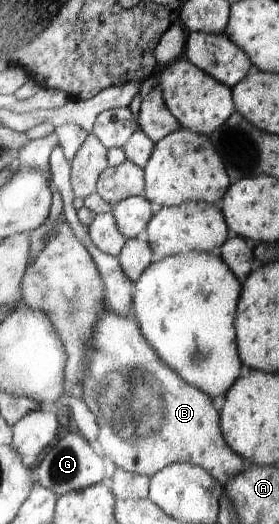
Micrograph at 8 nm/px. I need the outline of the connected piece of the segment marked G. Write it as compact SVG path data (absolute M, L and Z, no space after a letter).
M67 433L47 451L34 470L34 480L45 489L50 489L57 497L68 491L85 489L97 483L107 482L105 471L108 462L91 448L89 442L80 433Z

